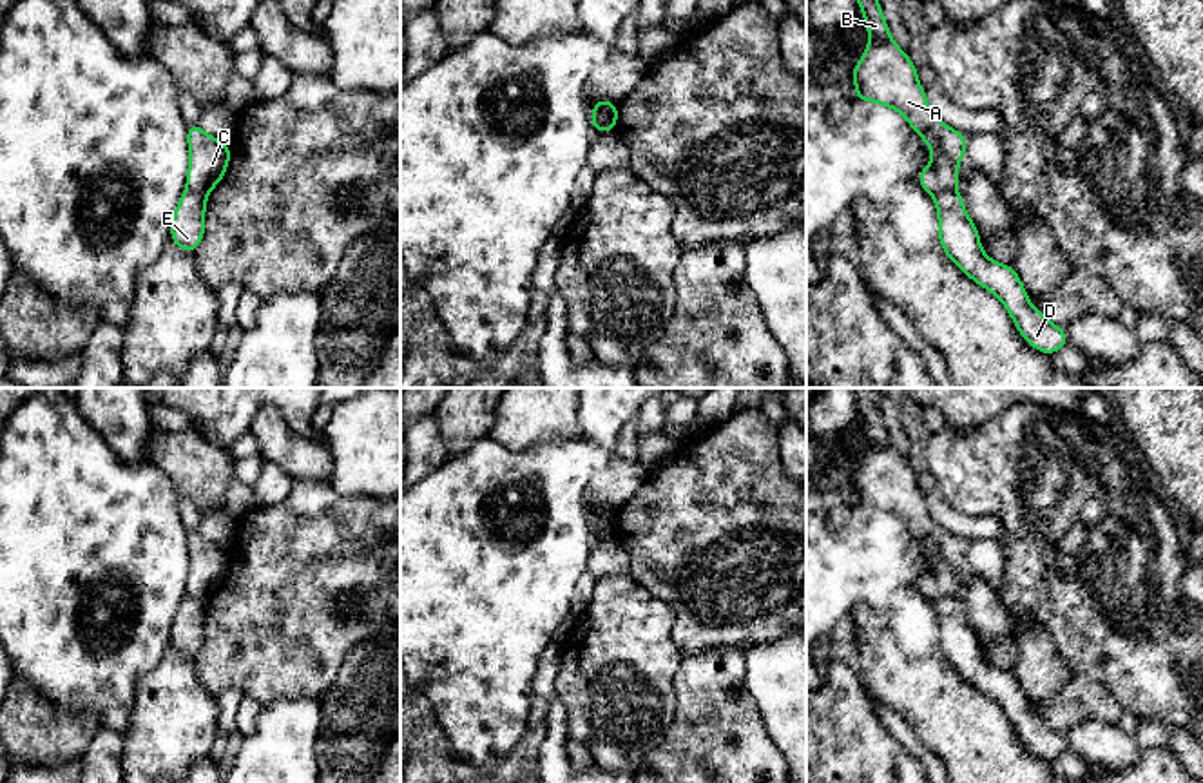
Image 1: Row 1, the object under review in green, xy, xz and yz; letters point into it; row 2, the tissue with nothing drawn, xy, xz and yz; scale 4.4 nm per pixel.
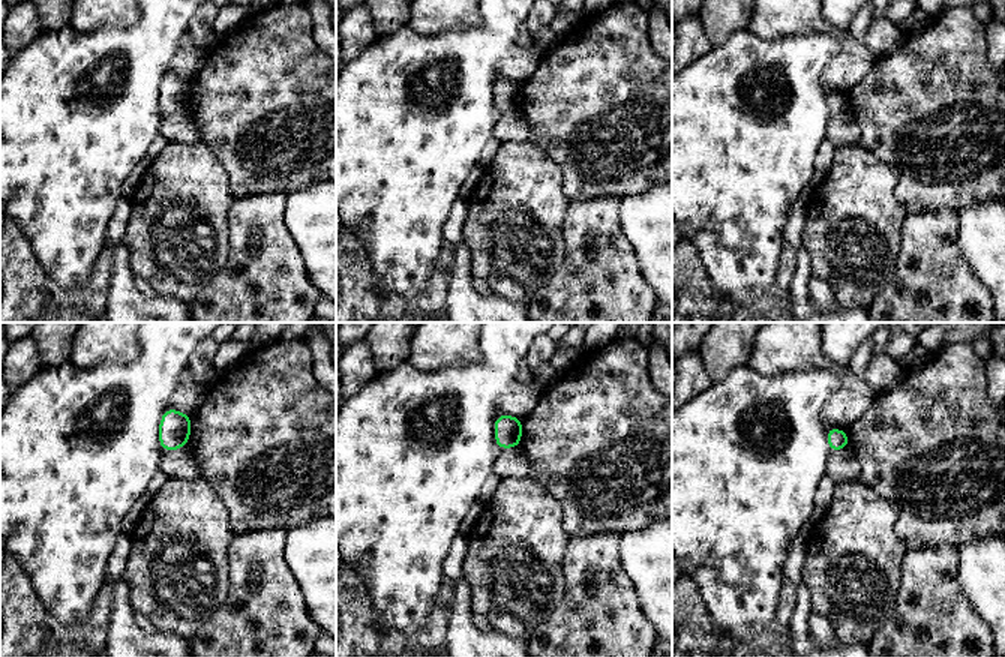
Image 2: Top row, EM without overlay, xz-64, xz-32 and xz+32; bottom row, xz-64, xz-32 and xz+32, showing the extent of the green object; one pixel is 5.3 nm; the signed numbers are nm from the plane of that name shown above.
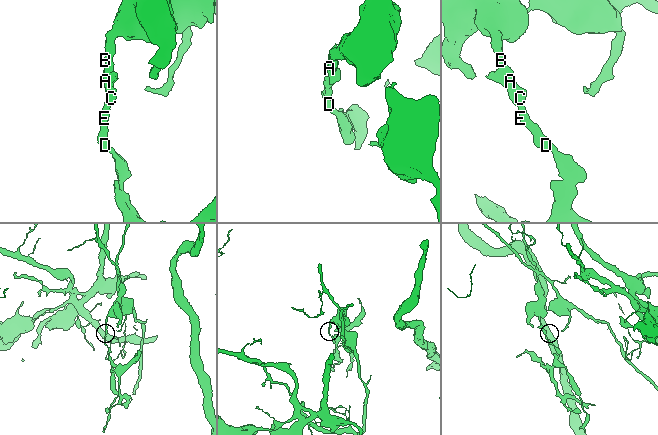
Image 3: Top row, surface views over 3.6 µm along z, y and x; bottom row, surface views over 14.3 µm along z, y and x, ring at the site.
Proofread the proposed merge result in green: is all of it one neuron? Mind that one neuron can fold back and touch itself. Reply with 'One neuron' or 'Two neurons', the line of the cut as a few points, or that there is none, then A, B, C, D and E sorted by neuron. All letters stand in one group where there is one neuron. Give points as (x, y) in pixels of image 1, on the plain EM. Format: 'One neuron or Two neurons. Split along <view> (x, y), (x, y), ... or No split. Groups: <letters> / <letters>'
Two neurons. Split along xy (187, 593), (205, 602). Groups: A B C / D E

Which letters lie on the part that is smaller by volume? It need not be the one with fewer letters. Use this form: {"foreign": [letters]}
{"foreign": ["D", "E"]}

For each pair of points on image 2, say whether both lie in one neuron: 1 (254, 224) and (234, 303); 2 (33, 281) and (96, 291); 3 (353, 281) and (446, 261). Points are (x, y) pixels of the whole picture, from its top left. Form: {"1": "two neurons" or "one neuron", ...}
{"1": "one neuron", "2": "one neuron", "3": "one neuron"}

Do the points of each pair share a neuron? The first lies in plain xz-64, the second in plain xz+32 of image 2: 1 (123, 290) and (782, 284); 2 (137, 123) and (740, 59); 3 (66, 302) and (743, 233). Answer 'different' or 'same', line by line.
1: different
2: same
3: different

